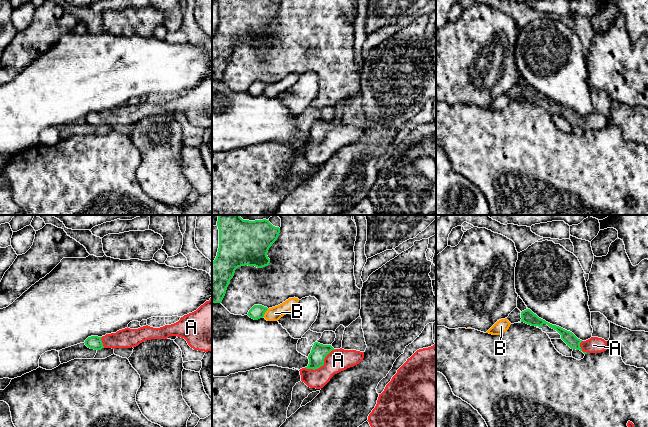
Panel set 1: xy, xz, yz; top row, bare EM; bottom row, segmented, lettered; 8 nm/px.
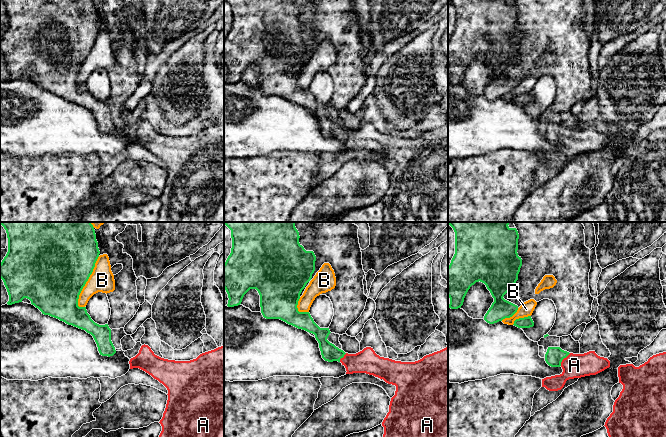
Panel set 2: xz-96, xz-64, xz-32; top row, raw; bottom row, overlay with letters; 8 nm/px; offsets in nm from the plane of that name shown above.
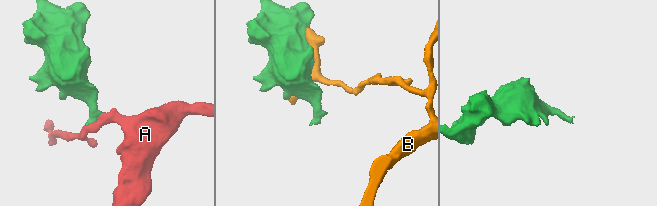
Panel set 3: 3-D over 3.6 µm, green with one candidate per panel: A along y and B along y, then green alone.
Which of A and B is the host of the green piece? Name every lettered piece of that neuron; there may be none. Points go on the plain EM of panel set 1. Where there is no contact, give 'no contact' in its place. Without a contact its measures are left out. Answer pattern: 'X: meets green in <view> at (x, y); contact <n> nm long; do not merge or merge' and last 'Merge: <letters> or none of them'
A: meets green in xz at (322, 141); contact 300 nm long; merge
B: meets green in xz at (264, 89); contact 80 nm long; do not merge
Merge: A

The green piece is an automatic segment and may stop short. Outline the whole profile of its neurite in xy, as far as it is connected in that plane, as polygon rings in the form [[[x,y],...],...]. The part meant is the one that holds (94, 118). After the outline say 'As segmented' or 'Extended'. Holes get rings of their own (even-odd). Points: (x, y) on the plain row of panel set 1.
[[[212,73],[196,87],[184,91],[171,101],[153,104],[148,101],[138,105],[125,104],[103,113],[91,112],[85,121],[94,126],[102,124],[131,124],[150,115],[167,115],[169,112],[184,114],[194,126],[212,126]]]. Extended

